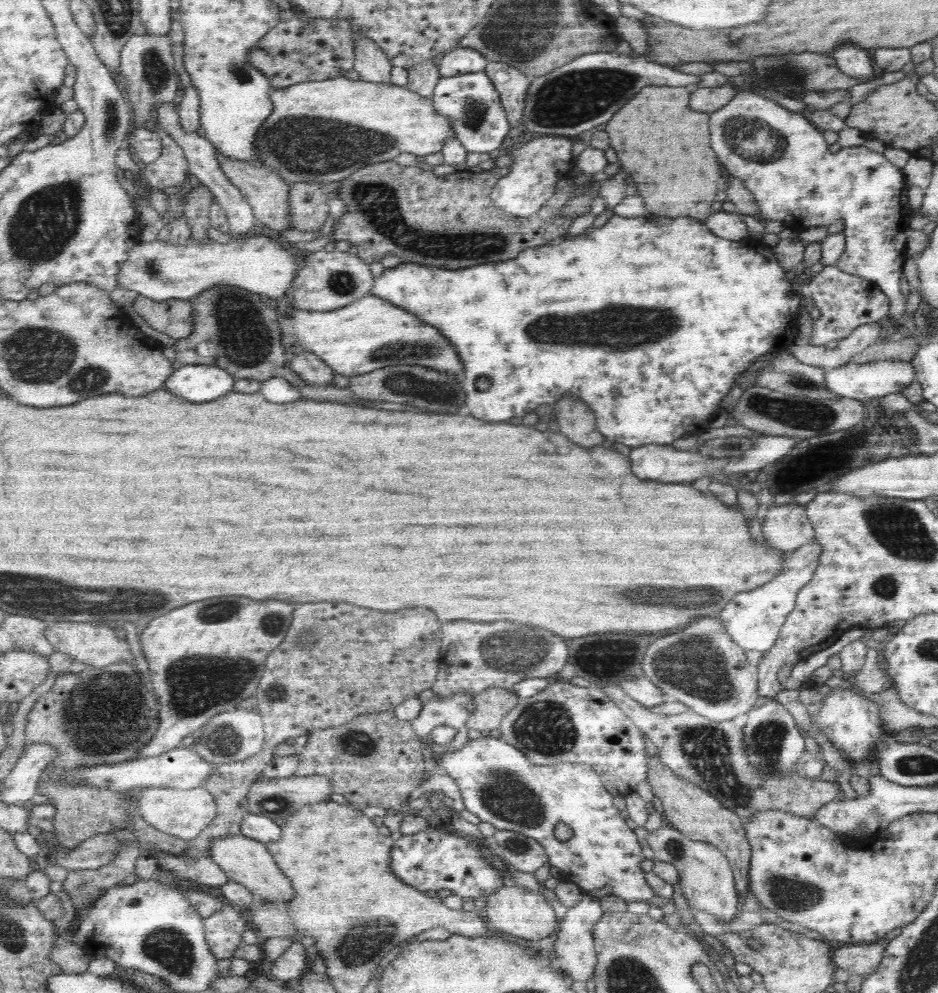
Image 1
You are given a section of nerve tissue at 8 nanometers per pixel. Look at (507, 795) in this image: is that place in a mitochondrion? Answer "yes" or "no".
yes

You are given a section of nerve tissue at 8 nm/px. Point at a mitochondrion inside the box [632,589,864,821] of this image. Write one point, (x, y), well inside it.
(693, 664)

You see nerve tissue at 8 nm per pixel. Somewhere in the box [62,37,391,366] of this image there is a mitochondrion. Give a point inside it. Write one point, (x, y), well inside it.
(155, 75)

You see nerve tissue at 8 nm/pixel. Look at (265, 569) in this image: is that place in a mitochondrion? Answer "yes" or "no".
no

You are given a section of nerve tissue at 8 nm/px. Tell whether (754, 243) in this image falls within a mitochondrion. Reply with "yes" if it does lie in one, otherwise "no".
no

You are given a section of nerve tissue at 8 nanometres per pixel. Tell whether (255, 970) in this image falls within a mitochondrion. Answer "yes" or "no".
no

